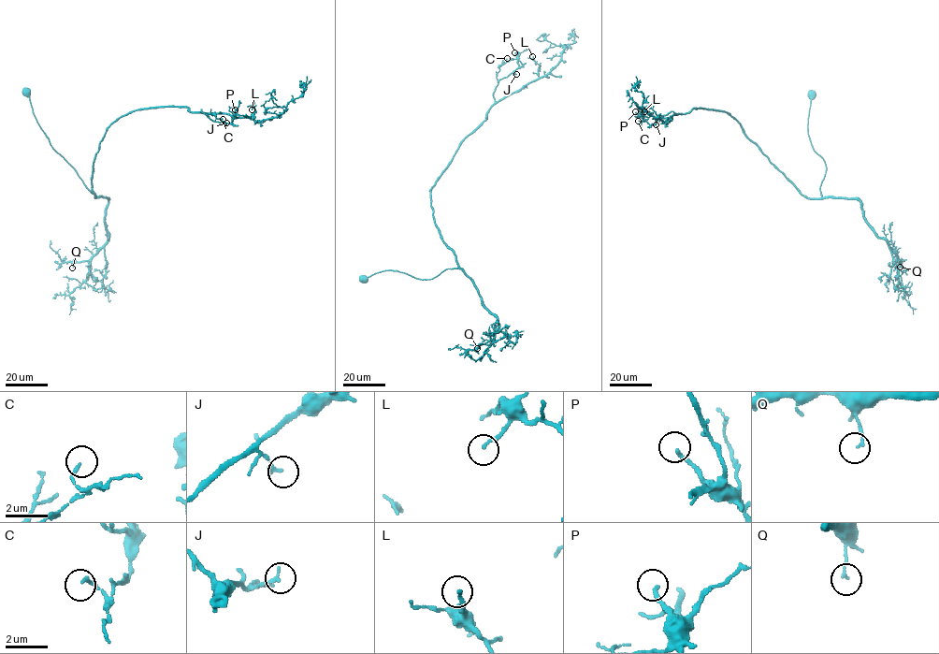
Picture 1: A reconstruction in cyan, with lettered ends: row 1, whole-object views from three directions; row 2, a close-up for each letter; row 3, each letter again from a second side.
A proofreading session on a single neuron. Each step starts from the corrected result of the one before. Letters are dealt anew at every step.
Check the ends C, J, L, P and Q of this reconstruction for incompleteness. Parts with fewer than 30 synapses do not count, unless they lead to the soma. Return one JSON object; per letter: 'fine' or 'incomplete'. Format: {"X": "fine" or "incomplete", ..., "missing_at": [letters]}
{"C": "fine", "J": "fine", "L": "incomplete", "P": "fine", "Q": "fine", "missing_at": ["L"]}

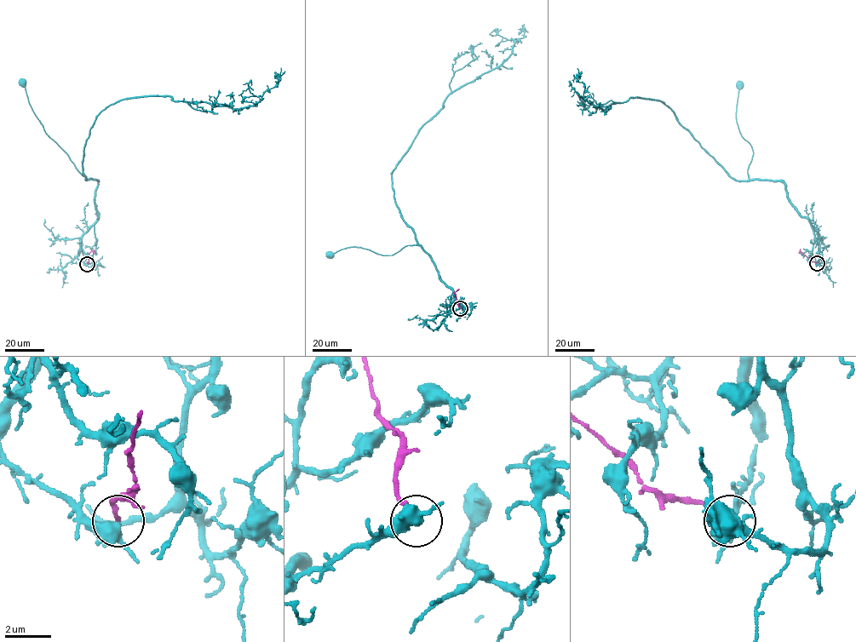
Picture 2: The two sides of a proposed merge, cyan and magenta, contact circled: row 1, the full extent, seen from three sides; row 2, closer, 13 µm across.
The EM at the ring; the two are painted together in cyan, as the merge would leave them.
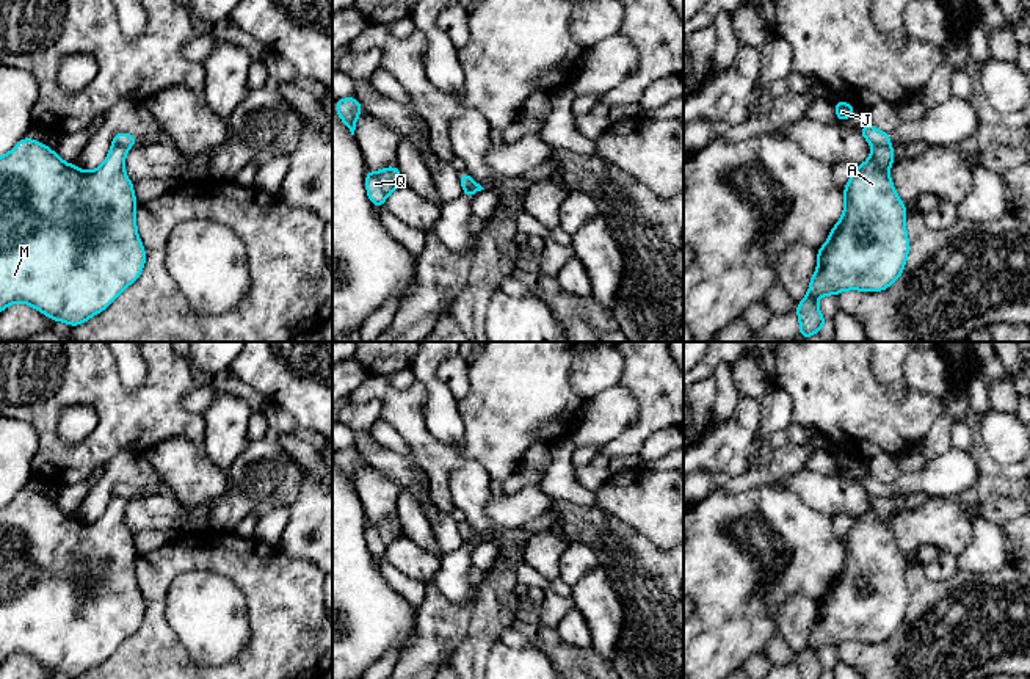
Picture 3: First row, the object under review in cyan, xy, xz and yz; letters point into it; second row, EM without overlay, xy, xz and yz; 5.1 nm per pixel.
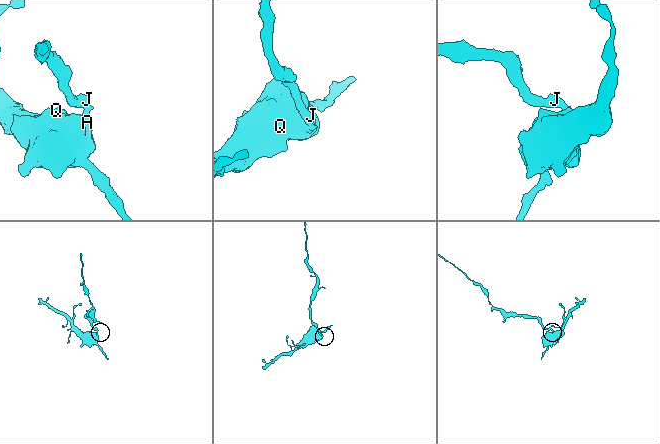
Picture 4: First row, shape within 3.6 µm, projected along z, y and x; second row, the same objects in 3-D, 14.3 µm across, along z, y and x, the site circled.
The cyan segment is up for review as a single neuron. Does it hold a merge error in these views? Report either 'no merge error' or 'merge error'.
merge error

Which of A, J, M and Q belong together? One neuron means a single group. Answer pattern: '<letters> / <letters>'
A M Q / J

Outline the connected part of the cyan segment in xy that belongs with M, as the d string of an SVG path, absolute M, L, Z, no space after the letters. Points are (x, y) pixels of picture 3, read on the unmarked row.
M30 488L0 508L0 663L13 654L25 654L53 673L75 679L103 663L140 629L146 601L136 582L138 554L124 522L125 508L127 499L111 496L105 513L86 524Z

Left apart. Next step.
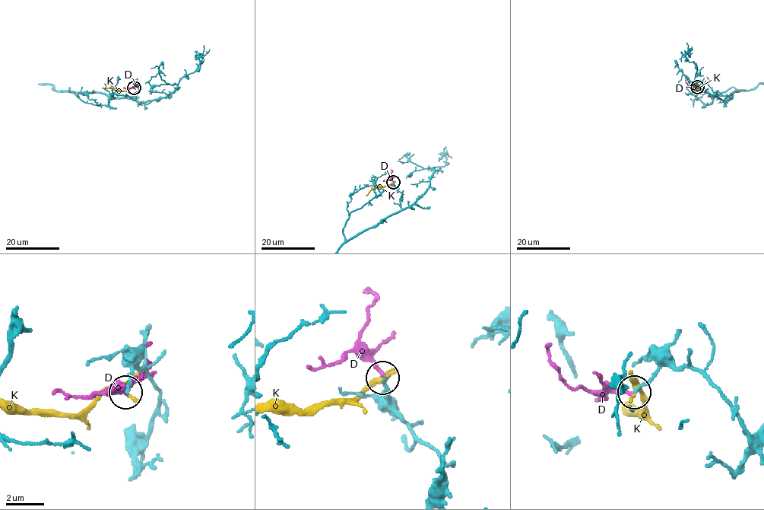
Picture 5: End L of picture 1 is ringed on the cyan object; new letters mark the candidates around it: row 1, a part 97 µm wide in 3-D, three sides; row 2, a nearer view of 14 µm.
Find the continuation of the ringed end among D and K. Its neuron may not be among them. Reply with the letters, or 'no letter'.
D

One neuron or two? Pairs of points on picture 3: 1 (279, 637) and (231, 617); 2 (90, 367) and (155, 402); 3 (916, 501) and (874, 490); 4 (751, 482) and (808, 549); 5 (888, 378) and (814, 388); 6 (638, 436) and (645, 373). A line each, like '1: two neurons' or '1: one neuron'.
1: two neurons
2: one neuron
3: two neurons
4: two neurons
5: two neurons
6: one neuron

